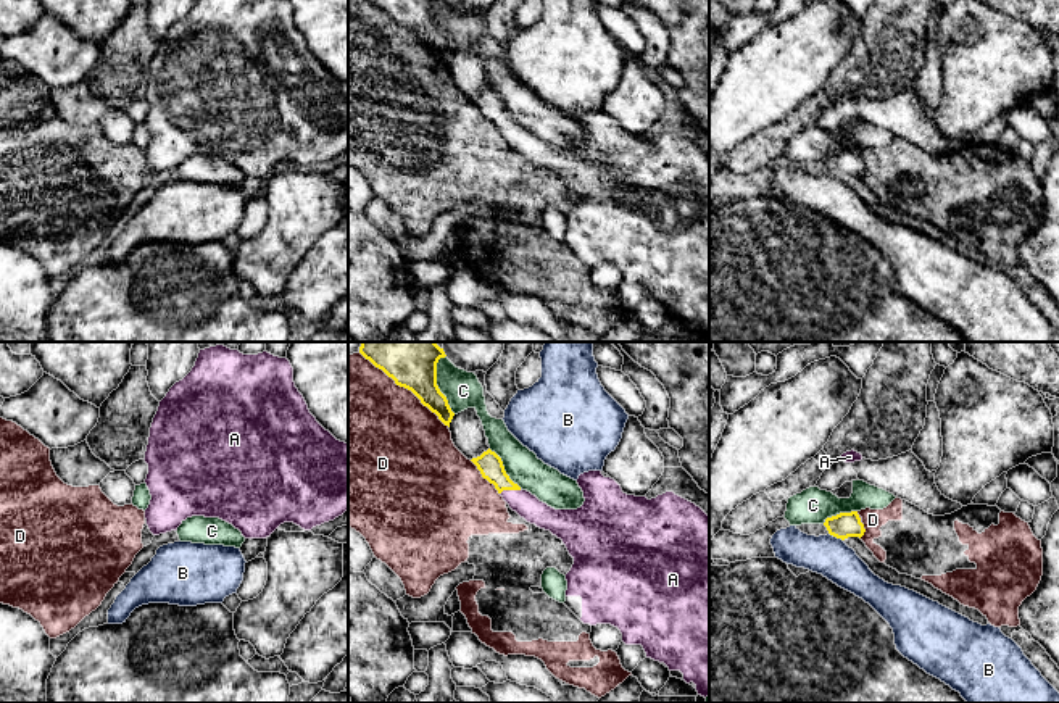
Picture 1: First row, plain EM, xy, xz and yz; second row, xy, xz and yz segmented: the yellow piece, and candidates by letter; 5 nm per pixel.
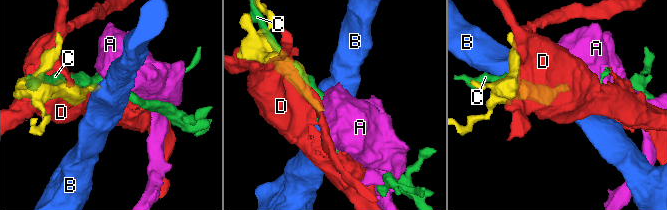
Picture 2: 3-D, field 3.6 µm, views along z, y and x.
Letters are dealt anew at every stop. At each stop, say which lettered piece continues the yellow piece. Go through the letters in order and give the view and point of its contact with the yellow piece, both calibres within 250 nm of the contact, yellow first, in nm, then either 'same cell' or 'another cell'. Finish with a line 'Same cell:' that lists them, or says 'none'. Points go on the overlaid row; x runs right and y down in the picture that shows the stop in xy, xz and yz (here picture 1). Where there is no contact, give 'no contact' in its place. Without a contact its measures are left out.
A: xz (510, 489) | 120/120 nm | same cell
B: yz (835, 536) | 130/200 nm | another cell
C: xz (436, 384) | 320/180 nm | another cell
D: xz (403, 386) | 340/480 nm | another cell
Same cell: A

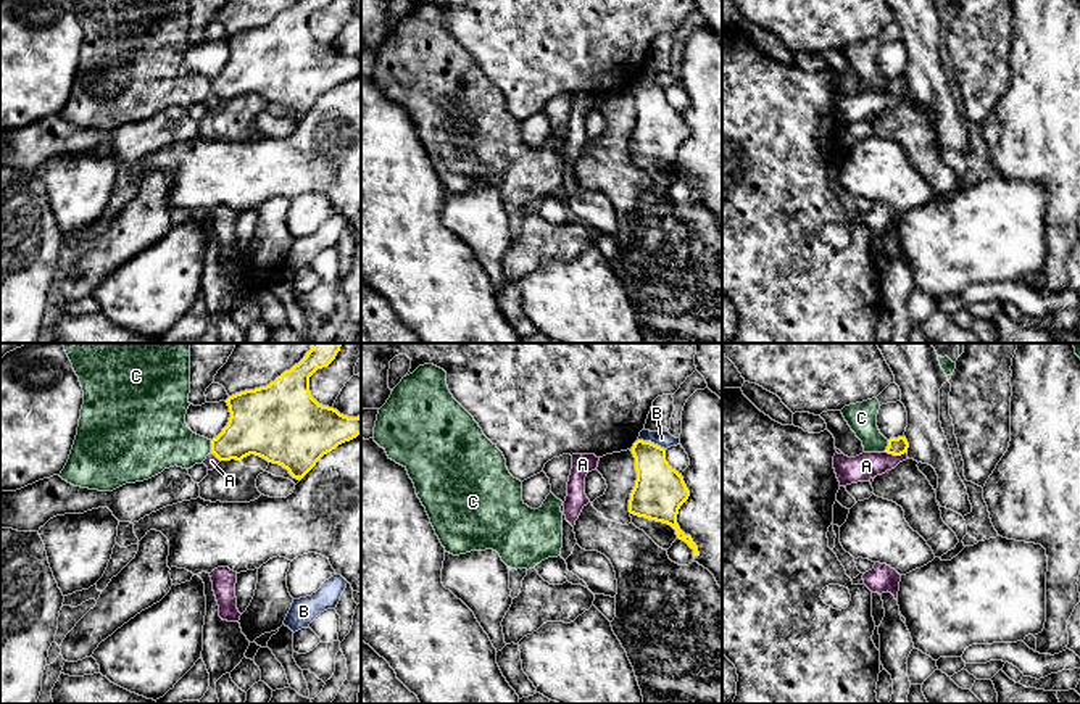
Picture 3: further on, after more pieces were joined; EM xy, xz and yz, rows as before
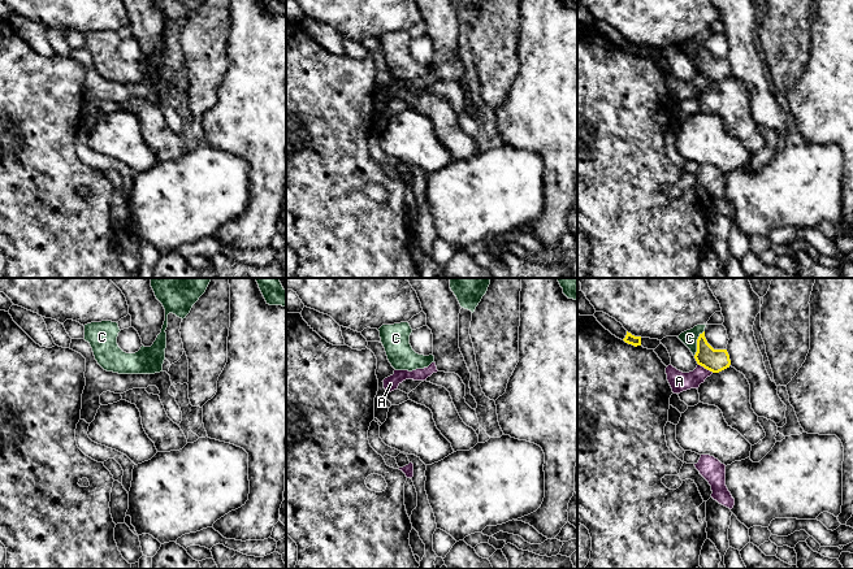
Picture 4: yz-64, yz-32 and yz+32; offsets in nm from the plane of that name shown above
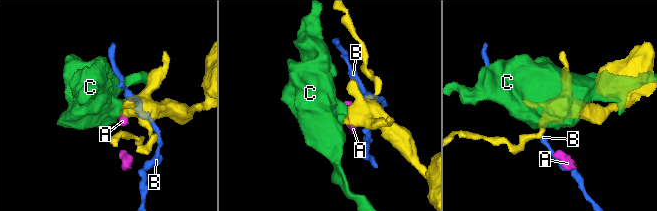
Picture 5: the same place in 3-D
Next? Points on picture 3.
A: yz (897, 455) | 90/140 nm | another cell
B: xz (650, 442) | 260/80 nm | another cell
C: xy (211, 447) | 280/280 nm | another cell
Same cell: none

